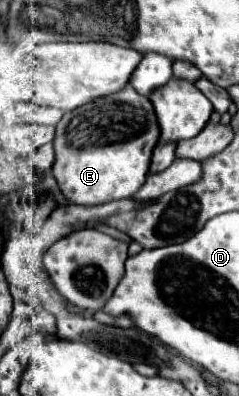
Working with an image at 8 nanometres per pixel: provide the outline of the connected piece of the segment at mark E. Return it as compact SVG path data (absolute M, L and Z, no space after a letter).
M125 85L121 91L81 105L61 117L55 127L53 177L67 201L77 205L101 205L133 197L145 183L153 147L159 141L159 125L149 97Z

